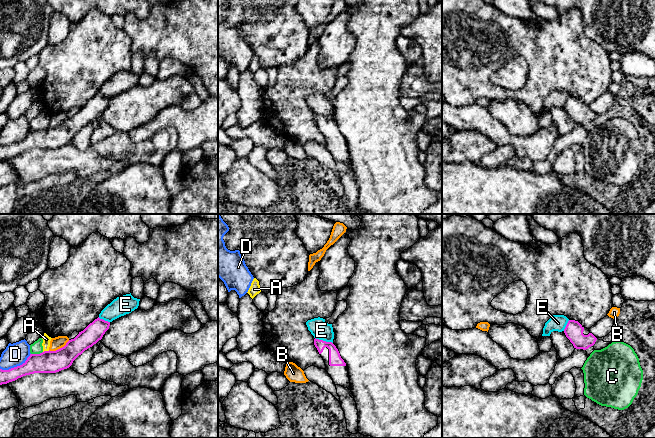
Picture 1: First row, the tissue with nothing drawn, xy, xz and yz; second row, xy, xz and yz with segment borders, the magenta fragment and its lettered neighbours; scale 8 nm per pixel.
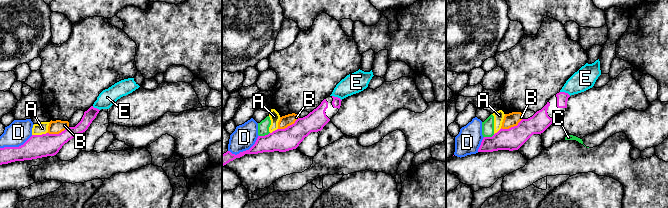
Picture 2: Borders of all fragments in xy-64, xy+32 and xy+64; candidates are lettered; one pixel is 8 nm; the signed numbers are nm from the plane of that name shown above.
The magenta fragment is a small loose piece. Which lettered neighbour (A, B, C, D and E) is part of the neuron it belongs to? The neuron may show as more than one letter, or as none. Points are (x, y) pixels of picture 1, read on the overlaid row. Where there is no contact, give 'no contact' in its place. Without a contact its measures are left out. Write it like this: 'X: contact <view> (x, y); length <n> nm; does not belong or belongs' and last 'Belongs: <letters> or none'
A: contact xy (46, 351); length 60 nm; does not belong
B: contact xy (60, 348); length 190 nm; does not belong
C: contact xy (36, 354); length 100 nm; does not belong
D: contact xy (17, 366); length 280 nm; does not belong
E: contact xz (324, 341); length 150 nm; does not belong
Belongs: none

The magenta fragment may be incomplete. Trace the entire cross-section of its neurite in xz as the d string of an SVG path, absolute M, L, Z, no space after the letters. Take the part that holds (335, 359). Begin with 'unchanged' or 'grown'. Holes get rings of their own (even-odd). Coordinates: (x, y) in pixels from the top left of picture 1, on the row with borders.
grown | M316 338L314 339L314 345L323 358L326 365L326 371L335 385L340 385L351 390L346 363L341 358L336 346L332 342L326 342Z

